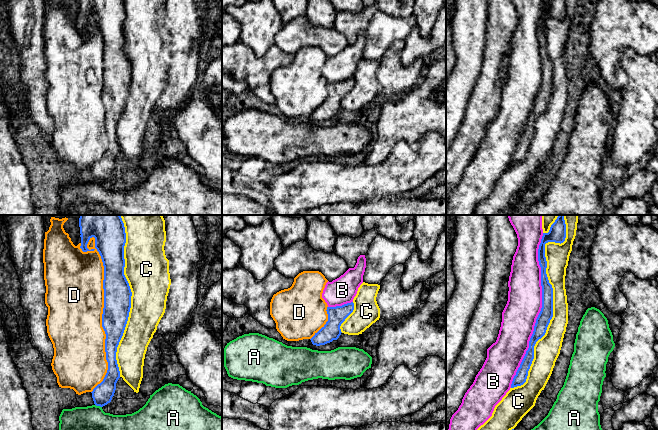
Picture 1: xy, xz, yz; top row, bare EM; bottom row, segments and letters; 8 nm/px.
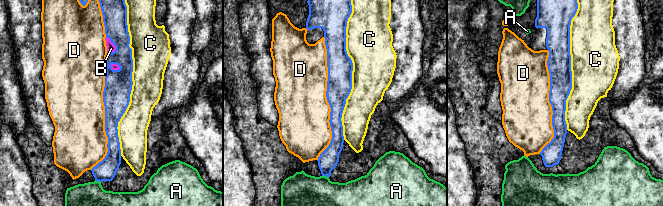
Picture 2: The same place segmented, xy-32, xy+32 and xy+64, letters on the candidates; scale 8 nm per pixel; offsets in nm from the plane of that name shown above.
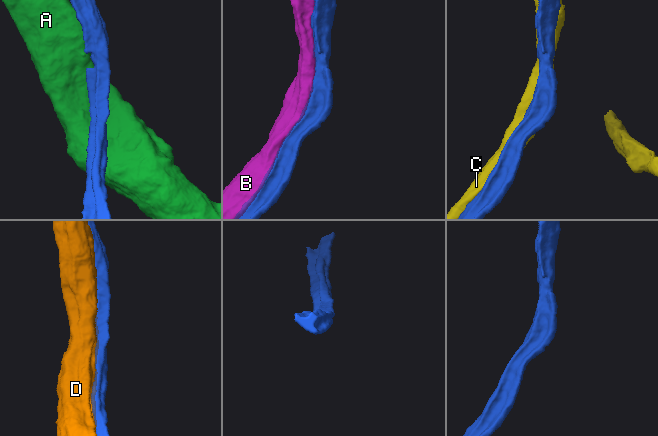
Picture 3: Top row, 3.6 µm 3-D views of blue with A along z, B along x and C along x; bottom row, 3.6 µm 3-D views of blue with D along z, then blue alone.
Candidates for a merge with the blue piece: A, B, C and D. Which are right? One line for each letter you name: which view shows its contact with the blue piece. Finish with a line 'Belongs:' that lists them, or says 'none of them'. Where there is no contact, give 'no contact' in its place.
Belongs: none of them

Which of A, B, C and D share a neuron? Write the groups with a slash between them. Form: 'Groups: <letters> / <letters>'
Groups: A / B / C / D

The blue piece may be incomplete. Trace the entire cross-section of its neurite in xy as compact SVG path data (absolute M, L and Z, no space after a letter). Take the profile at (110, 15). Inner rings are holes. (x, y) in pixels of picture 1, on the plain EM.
M79 0L79 3L81 10L80 24L83 28L94 27L96 25L101 32L104 42L104 84L102 90L102 103L106 110L105 128L106 136L108 138L108 146L103 157L91 168L94 180L103 183L111 178L116 166L116 159L120 154L116 128L123 112L131 84L132 68L124 51L124 22L126 19L126 9L124 0ZM92 13L95 14L95 24L89 26L87 20Z

